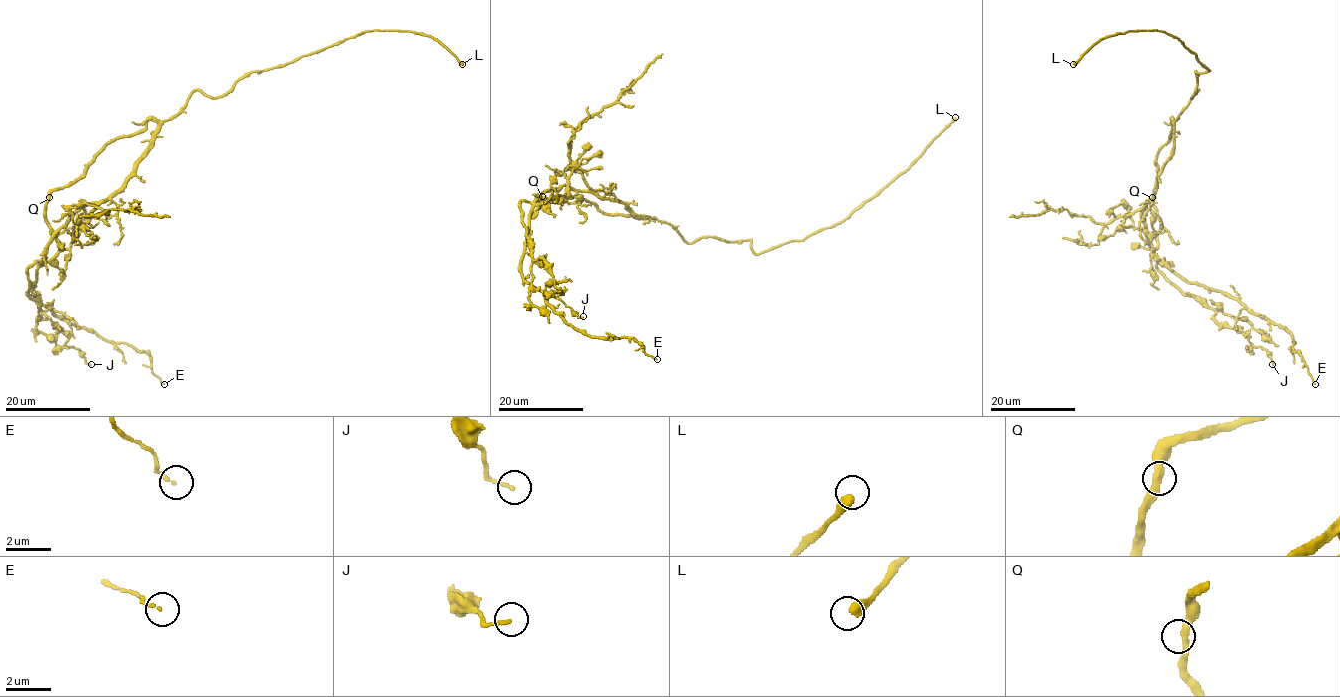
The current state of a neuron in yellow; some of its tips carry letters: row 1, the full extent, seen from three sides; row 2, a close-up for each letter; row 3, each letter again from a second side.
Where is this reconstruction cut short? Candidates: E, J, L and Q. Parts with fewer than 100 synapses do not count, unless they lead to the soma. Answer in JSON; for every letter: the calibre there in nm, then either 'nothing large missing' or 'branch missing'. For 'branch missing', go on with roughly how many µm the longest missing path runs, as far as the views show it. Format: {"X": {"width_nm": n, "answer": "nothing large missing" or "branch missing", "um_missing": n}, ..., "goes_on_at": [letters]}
{"E": {"width_nm": 120, "answer": "nothing large missing"}, "J": {"width_nm": 140, "answer": "nothing large missing"}, "L": {"width_nm": 440, "answer": "branch missing", "um_missing": 130}, "Q": {"width_nm": 320, "answer": "nothing large missing"}, "goes_on_at": ["L"]}

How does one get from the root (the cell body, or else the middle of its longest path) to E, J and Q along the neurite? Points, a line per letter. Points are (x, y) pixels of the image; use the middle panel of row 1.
E: (636, 215), (591, 192), (546, 191), (533, 203), (521, 275), (576, 328), (634, 338), (657, 359)
J: (636, 215), (624, 203), (565, 185), (520, 203), (530, 256), (547, 263), (558, 297), (583, 316)
Q: (636, 215), (624, 203), (591, 192), (577, 191), (579, 198), (556, 197), (541, 206), (542, 196)

